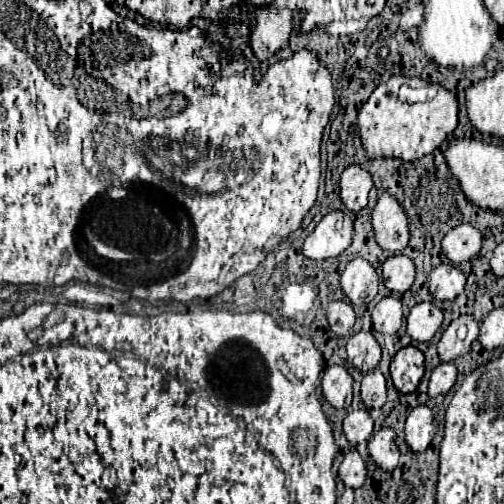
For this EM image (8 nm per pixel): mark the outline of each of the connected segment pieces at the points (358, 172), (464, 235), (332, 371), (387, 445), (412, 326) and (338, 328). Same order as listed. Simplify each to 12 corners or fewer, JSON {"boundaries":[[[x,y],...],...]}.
{"boundaries":[[[357,164],[341,174],[339,196],[349,212],[367,206],[373,188],[369,172]],[[475,226],[451,228],[441,252],[461,264],[481,250]],[[331,366],[321,380],[333,408],[351,406],[353,378],[345,366]],[[381,428],[367,444],[371,460],[381,470],[399,462],[395,430]],[[433,302],[415,304],[407,334],[427,342],[441,328],[443,312]],[[343,300],[329,302],[329,328],[339,338],[355,324],[353,306]]]}

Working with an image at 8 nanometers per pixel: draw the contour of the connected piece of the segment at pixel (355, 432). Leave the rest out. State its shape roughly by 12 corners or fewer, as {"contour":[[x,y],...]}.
{"contour":[[365,408],[343,418],[343,432],[353,446],[373,434],[373,418]]}

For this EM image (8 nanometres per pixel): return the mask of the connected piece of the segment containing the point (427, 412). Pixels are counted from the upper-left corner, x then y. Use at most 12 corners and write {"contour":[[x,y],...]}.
{"contour":[[429,406],[411,410],[405,440],[413,452],[425,452],[437,432]]}

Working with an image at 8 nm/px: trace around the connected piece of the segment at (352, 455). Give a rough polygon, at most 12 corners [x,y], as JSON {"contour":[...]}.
{"contour":[[351,450],[339,466],[339,478],[355,490],[367,470],[359,452]]}

